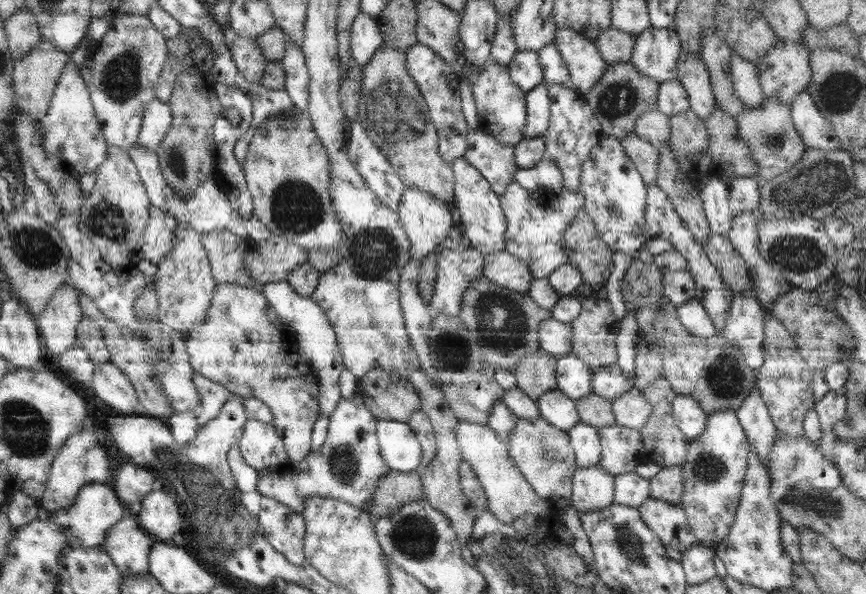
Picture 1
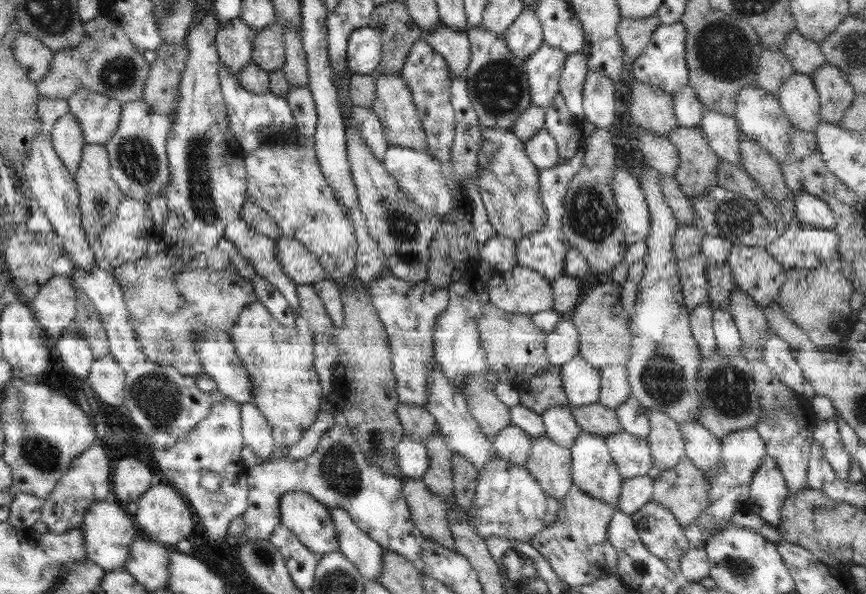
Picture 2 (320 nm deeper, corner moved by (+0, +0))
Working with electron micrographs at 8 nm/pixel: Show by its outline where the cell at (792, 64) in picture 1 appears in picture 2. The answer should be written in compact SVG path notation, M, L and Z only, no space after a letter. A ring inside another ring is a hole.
M795 72L783 82L778 100L796 129L814 132L823 121L819 94L810 76Z

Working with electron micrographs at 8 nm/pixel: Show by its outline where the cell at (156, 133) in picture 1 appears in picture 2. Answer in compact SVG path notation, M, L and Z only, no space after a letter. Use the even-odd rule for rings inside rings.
M144 100L122 105L120 126L104 145L110 161L110 176L126 198L148 202L163 194L171 179L166 148L171 124L169 116L154 112Z

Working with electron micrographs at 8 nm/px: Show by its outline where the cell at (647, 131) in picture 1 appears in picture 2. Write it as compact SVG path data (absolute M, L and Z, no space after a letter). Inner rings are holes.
M638 130L638 148L642 150L643 160L661 174L674 176L679 163L679 152L666 136Z

